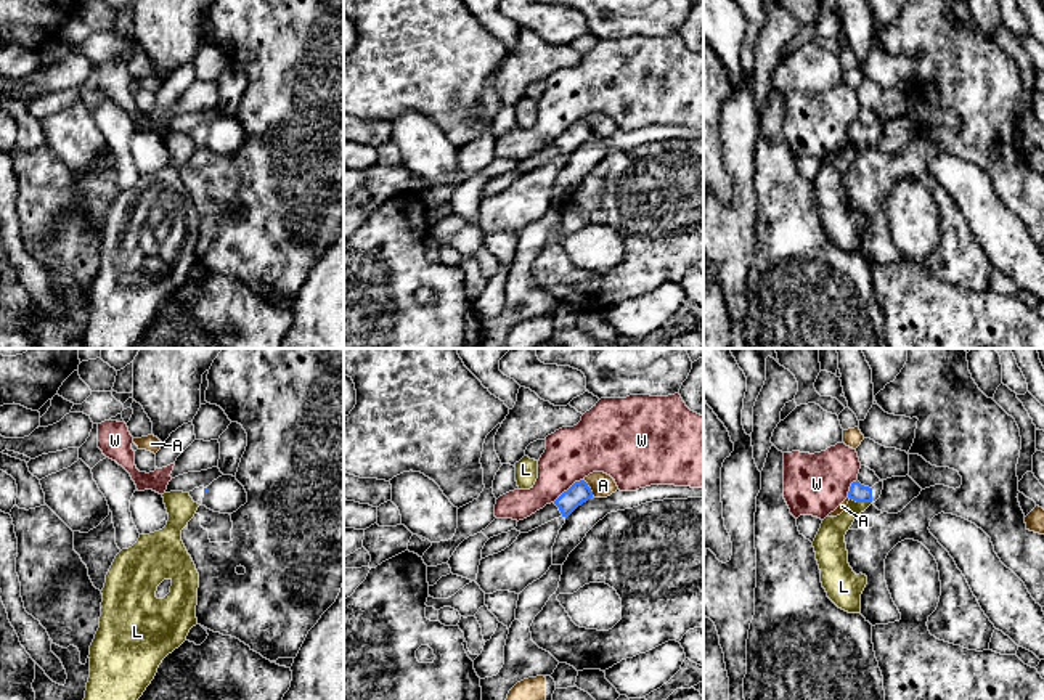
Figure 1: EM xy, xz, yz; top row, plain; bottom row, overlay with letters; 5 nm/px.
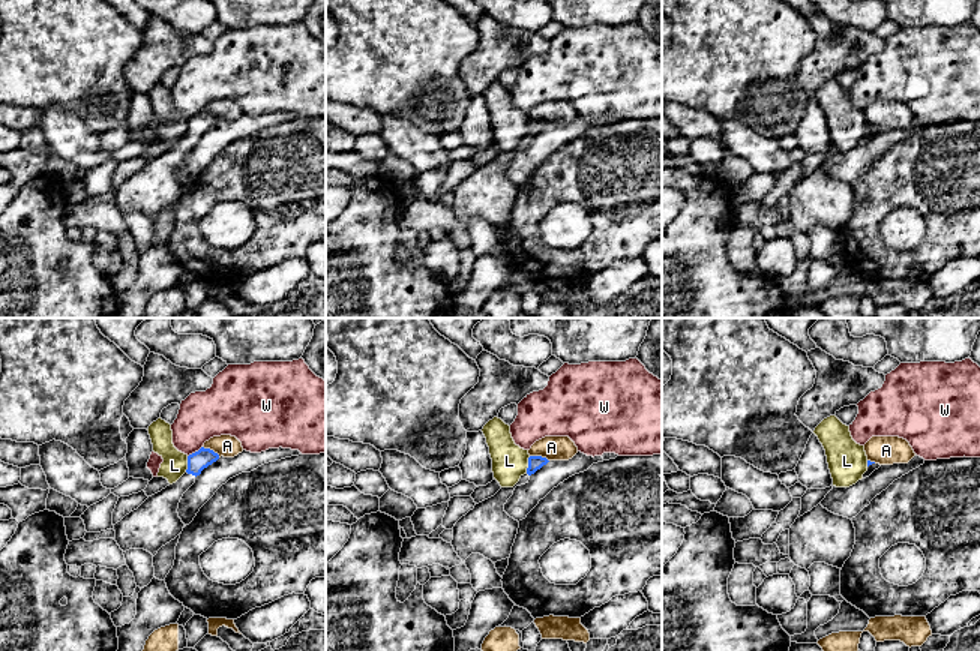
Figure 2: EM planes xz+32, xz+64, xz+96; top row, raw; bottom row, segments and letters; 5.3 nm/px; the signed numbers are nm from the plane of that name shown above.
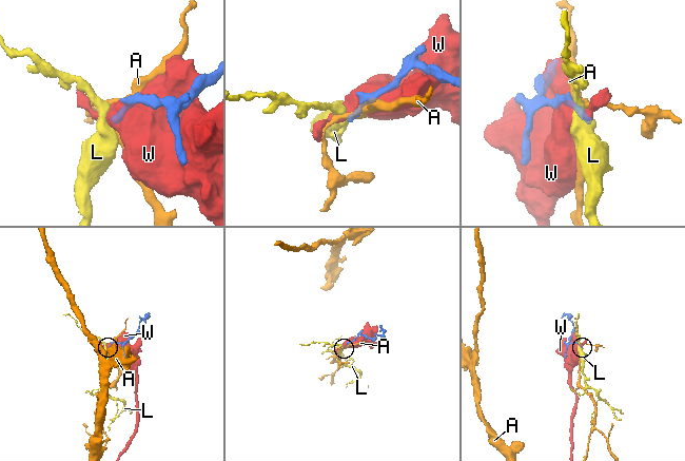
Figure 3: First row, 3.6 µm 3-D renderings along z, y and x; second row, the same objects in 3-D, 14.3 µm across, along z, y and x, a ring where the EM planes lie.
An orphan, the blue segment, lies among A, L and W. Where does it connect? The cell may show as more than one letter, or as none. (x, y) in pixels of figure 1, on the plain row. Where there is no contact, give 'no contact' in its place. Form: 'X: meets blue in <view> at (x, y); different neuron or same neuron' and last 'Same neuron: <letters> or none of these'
A: meets blue in xz at (588, 127); different neuron
L: meets blue in yz at (861, 142); different neuron
W: meets blue in xz at (569, 129); different neuron
Same neuron: none of these

